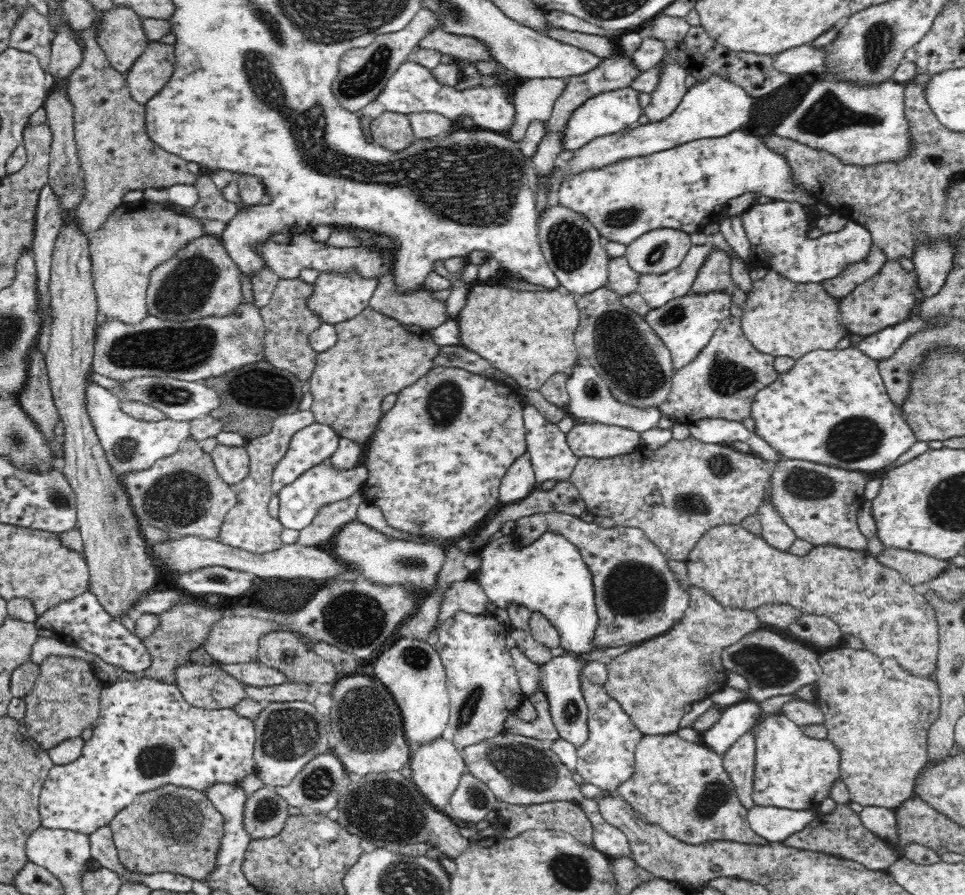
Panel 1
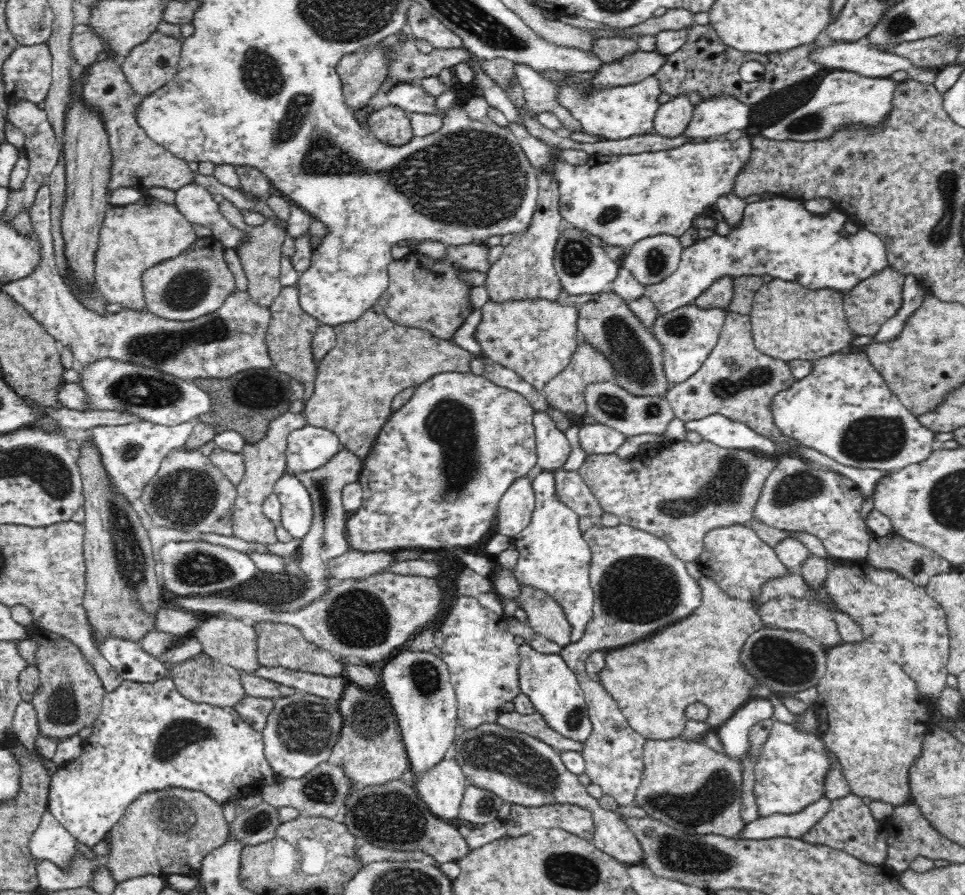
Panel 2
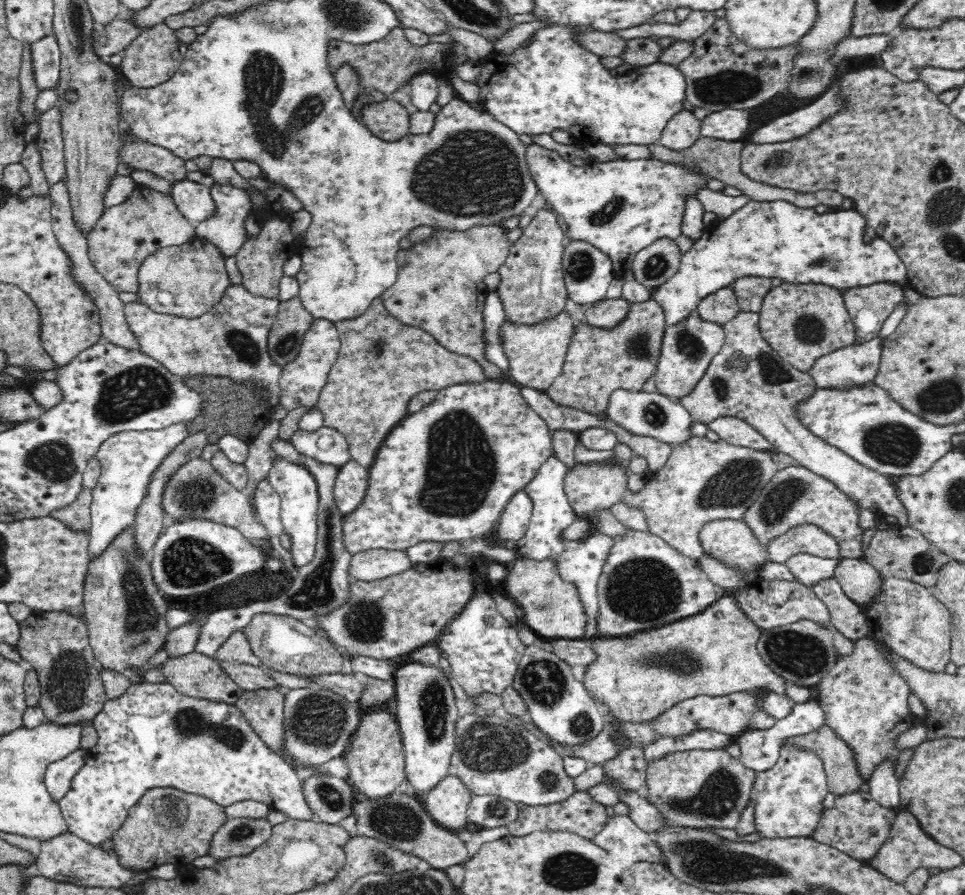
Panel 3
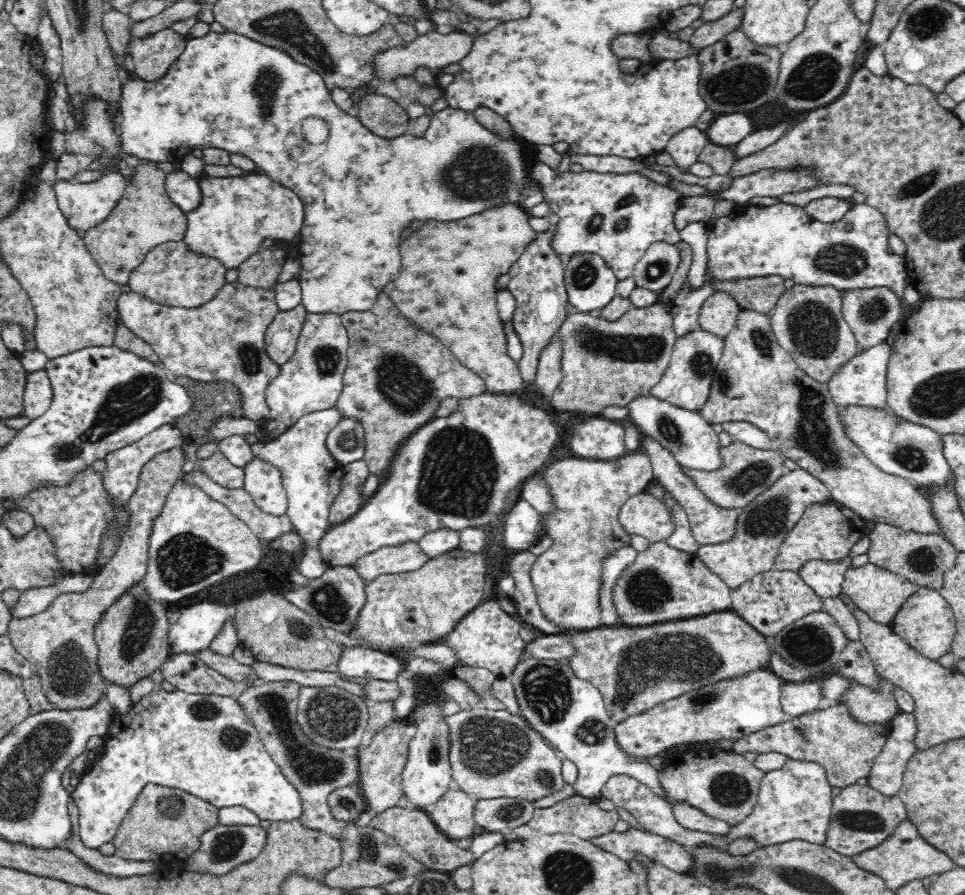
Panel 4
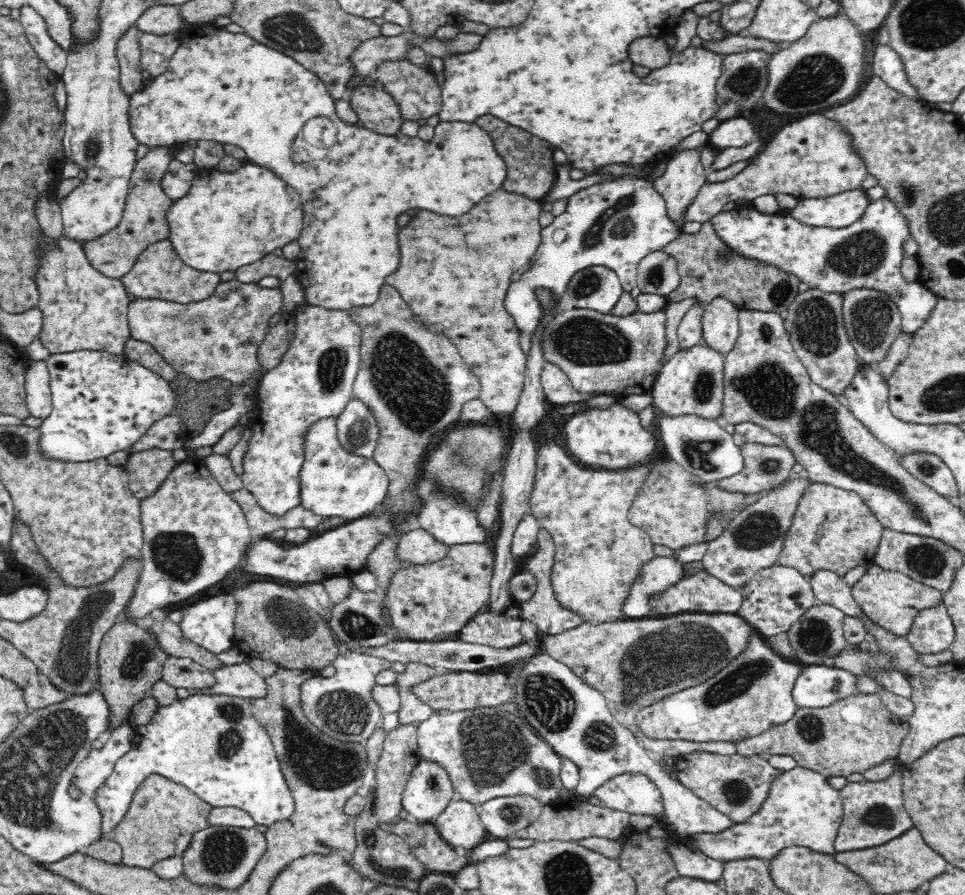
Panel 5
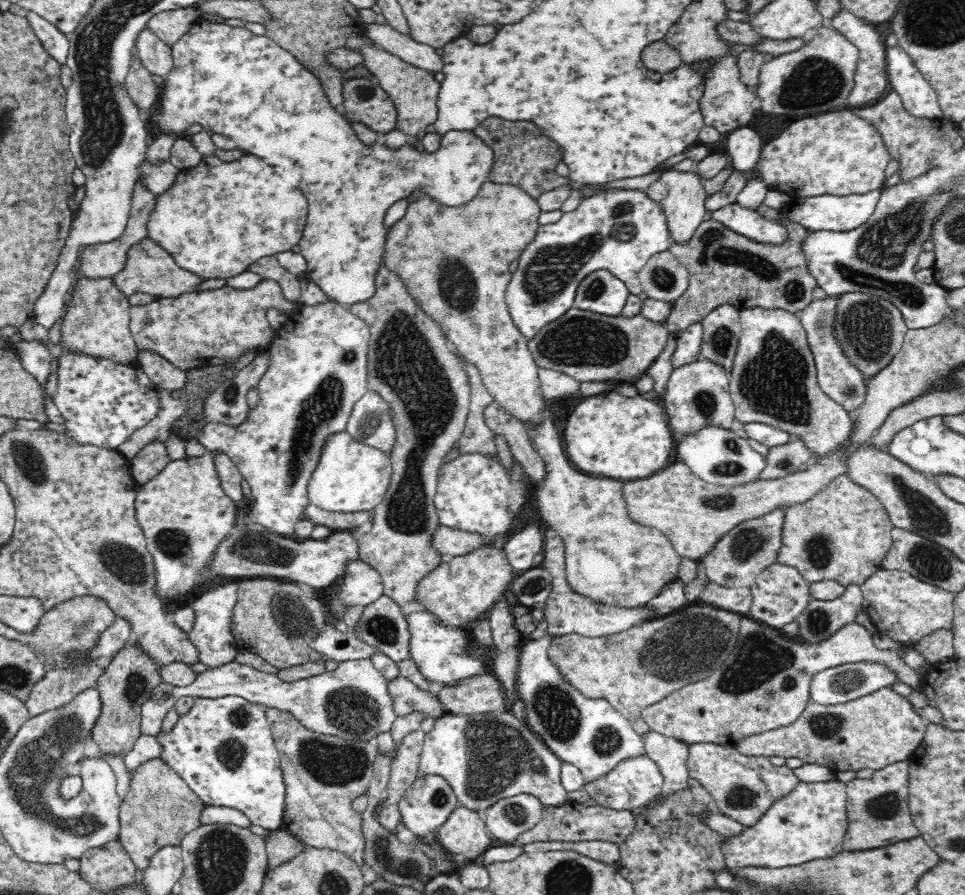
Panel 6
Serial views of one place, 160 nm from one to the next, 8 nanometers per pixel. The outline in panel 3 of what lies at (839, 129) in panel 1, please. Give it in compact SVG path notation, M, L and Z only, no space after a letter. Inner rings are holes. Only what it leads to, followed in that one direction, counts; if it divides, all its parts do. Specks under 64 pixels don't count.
M840 79L809 105L802 107L802 110L795 110L786 113L770 124L762 126L755 130L751 136L752 144L776 144L778 142L787 142L793 138L798 138L814 130L822 120L838 112L840 101L838 101L838 92L840 92Z

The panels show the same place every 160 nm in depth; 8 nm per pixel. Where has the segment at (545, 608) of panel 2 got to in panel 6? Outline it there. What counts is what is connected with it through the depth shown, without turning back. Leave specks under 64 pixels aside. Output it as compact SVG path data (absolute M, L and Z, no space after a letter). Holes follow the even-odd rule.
M488 180L480 186L474 198L458 206L443 204L424 192L409 202L404 216L387 230L383 260L389 270L402 279L418 306L443 328L449 344L480 371L484 387L494 400L506 413L533 426L531 432L535 449L544 459L547 472L546 480L536 490L538 514L544 528L554 529L564 539L566 574L572 590L600 604L636 608L656 598L666 583L684 578L679 570L686 558L676 552L674 545L662 532L630 519L626 501L622 497L623 480L578 472L566 458L564 440L544 405L539 367L527 346L528 339L514 324L505 299L508 283L513 276L508 264L518 259L526 244L536 236L540 211L537 199L520 187Z

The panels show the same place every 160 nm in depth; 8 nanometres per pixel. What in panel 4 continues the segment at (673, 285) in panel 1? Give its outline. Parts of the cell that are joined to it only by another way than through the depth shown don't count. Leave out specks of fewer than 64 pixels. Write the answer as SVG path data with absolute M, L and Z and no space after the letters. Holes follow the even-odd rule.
M854 203L842 220L832 224L809 218L804 207L798 205L740 205L710 228L707 270L715 280L776 275L794 280L796 285L832 286L841 291L886 287L898 295L900 320L904 323L920 308L924 298L914 304L906 303L905 255L895 254L888 247L892 234L885 216L866 203ZM707 276L705 283L699 289L690 289L688 284L684 283L683 289L669 303L677 338L701 329L699 314L703 302L714 293L714 287Z

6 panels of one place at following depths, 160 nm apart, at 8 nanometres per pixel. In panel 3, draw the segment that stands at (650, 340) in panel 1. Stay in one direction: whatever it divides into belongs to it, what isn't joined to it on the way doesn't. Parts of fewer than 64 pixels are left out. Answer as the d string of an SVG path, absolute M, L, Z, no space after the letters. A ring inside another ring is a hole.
M625 298L604 299L592 305L579 316L590 326L612 330L628 314L631 303Z

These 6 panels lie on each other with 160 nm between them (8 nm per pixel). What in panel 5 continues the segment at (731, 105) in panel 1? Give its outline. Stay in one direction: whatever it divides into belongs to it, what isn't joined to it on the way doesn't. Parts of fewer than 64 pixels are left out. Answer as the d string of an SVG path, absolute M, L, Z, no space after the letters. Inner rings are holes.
M736 117L721 122L711 134L709 143L716 147L746 148L758 139L752 124L744 117Z

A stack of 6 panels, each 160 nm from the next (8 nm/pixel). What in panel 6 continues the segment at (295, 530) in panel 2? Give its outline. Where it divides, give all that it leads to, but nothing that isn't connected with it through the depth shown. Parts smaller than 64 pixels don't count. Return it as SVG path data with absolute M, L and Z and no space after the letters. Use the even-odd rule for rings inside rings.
M347 431L333 434L325 442L316 470L308 484L309 504L333 513L356 513L378 506L392 484L392 459L387 452L362 444Z

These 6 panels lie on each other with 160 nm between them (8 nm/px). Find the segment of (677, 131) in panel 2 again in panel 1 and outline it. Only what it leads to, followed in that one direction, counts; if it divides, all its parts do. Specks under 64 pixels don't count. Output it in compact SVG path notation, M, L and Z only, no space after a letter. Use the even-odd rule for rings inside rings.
M668 63L665 66L659 83L651 92L650 104L643 108L648 122L660 122L676 111L687 91L684 85L686 77L684 67L680 67L678 63Z

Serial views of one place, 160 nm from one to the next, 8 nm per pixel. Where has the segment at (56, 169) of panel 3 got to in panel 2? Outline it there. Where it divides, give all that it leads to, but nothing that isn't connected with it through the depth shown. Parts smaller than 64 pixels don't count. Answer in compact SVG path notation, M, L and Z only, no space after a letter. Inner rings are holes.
M14 98L9 104L7 120L12 123L13 126L16 126L16 128L20 128L24 133L25 146L22 151L26 153L26 157L29 160L29 171L24 186L22 186L22 189L19 191L9 191L8 206L3 212L3 218L5 218L5 220L12 220L20 210L24 210L26 206L32 206L36 193L41 186L49 184L51 172L57 165L63 149L61 148L61 140L57 138L57 134L55 134L53 124L51 124L46 110L35 102L30 102L25 98Z

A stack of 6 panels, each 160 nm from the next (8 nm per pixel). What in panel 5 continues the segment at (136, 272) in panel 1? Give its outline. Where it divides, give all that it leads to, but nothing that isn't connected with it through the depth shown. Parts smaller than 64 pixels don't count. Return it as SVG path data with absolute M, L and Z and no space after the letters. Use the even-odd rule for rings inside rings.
M156 146L137 160L120 224L109 233L88 241L83 246L84 254L90 264L107 277L122 278L148 245L168 239L166 212L172 206L172 199L162 190L160 180L173 161L172 151L170 147Z

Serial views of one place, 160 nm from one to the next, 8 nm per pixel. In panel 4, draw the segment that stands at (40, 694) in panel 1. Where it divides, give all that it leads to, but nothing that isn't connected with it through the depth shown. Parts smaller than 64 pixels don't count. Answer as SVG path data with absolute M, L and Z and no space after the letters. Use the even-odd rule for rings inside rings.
M176 447L158 452L142 466L135 494L128 502L132 514L121 545L85 591L60 593L44 612L28 618L13 618L9 623L6 635L15 649L33 664L48 700L56 708L90 708L102 696L105 680L97 665L99 650L94 630L102 622L103 612L143 580L148 564L148 538L152 522L160 514L166 496L182 478L183 461L184 453Z

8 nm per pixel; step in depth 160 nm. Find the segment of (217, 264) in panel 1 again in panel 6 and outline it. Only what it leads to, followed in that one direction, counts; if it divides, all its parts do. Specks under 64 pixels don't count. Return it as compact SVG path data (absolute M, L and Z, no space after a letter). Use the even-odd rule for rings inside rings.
M144 238L128 248L126 254L126 264L124 268L112 278L114 285L127 297L136 292L148 292L156 298L172 298L180 294L194 292L194 288L202 282L202 277L180 268L164 247L160 247L157 242L150 238Z

